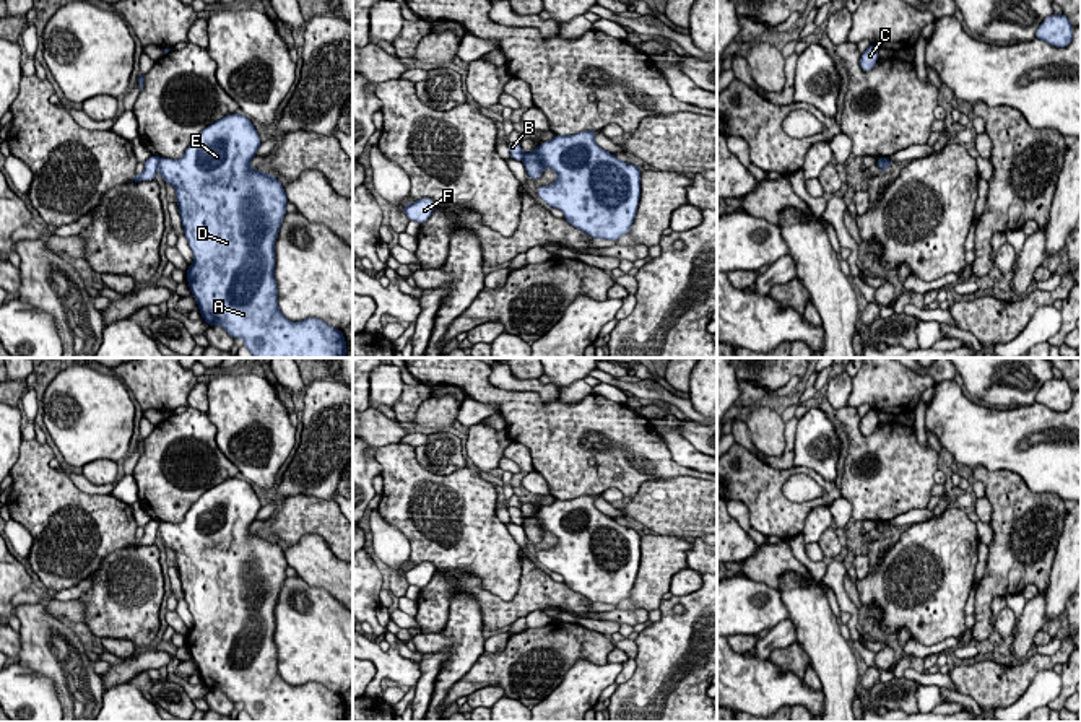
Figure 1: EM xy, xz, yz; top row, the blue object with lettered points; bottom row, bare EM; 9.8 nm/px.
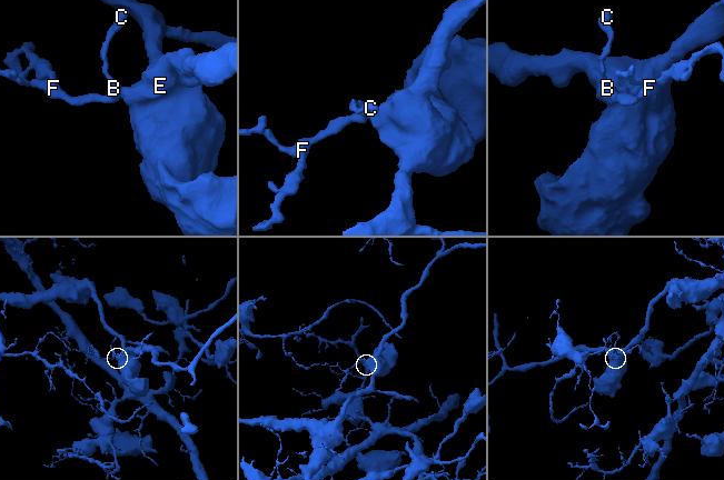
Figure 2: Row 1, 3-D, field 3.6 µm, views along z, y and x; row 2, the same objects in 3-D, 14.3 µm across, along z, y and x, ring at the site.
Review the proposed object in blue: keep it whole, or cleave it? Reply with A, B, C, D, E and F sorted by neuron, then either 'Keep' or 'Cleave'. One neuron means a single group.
Groups: A D E / B C F. Cleave

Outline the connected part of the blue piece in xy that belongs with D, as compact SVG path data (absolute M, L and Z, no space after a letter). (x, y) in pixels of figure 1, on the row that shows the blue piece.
M229 114L203 128L182 158L159 158L163 179L176 189L184 236L193 252L193 263L185 272L190 291L206 325L219 325L234 340L242 338L254 358L346 358L341 330L315 317L291 322L278 307L275 242L286 215L288 197L276 176L250 167L260 143L249 117Z

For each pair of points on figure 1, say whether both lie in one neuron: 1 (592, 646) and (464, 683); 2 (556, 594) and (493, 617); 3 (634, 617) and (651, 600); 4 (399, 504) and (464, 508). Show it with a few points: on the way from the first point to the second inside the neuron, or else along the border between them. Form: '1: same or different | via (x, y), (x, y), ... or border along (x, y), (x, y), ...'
1: same | via (560, 646), (532, 648), (506, 669), (496, 669)
2: same | via (540, 594), (532, 594), (509, 612)
3: different | border along (616, 608), (644, 608), (647, 612)
4: same | via (415, 501), (425, 508), (447, 508)

